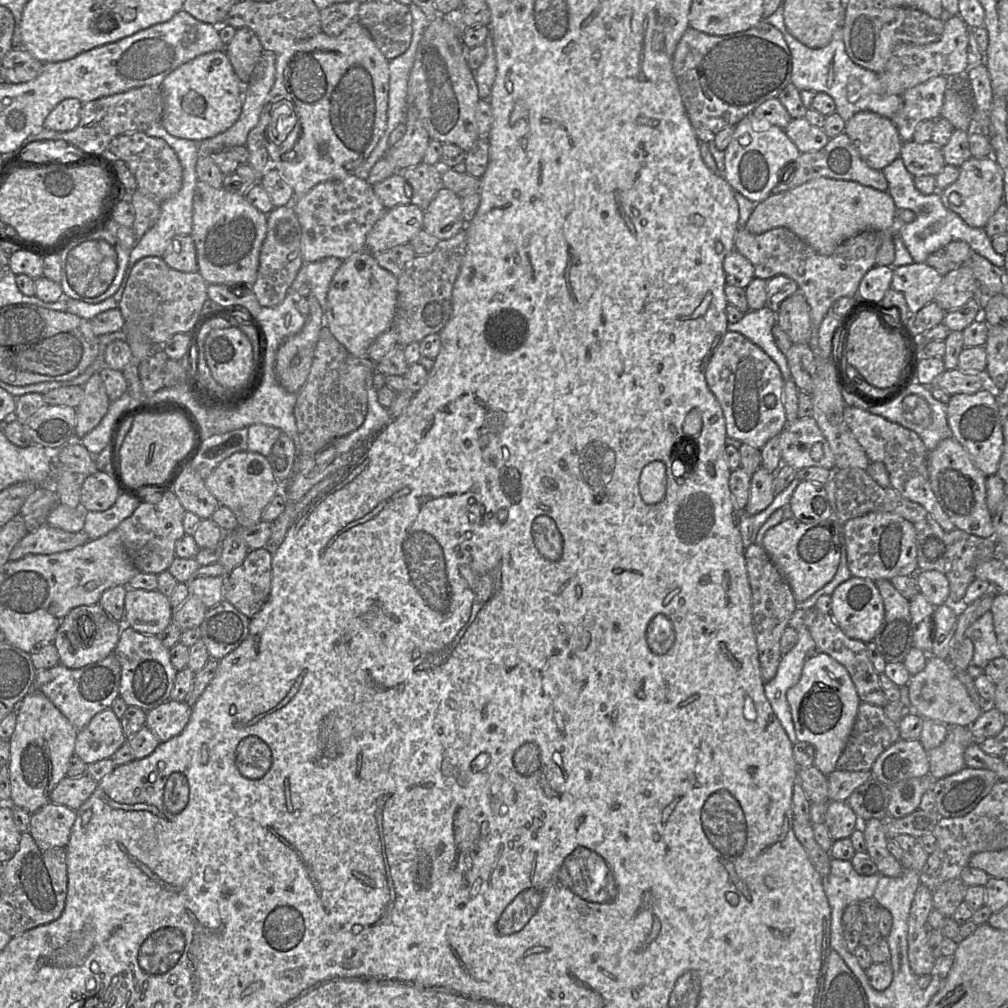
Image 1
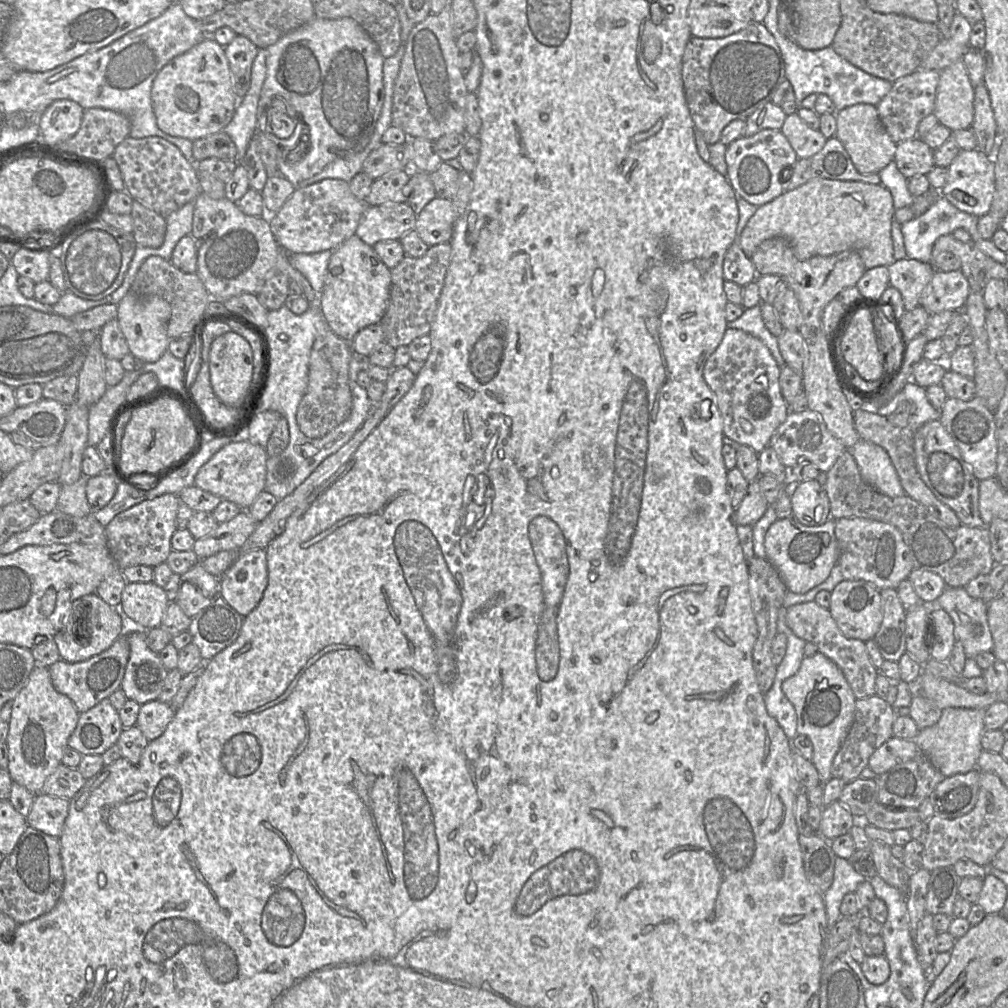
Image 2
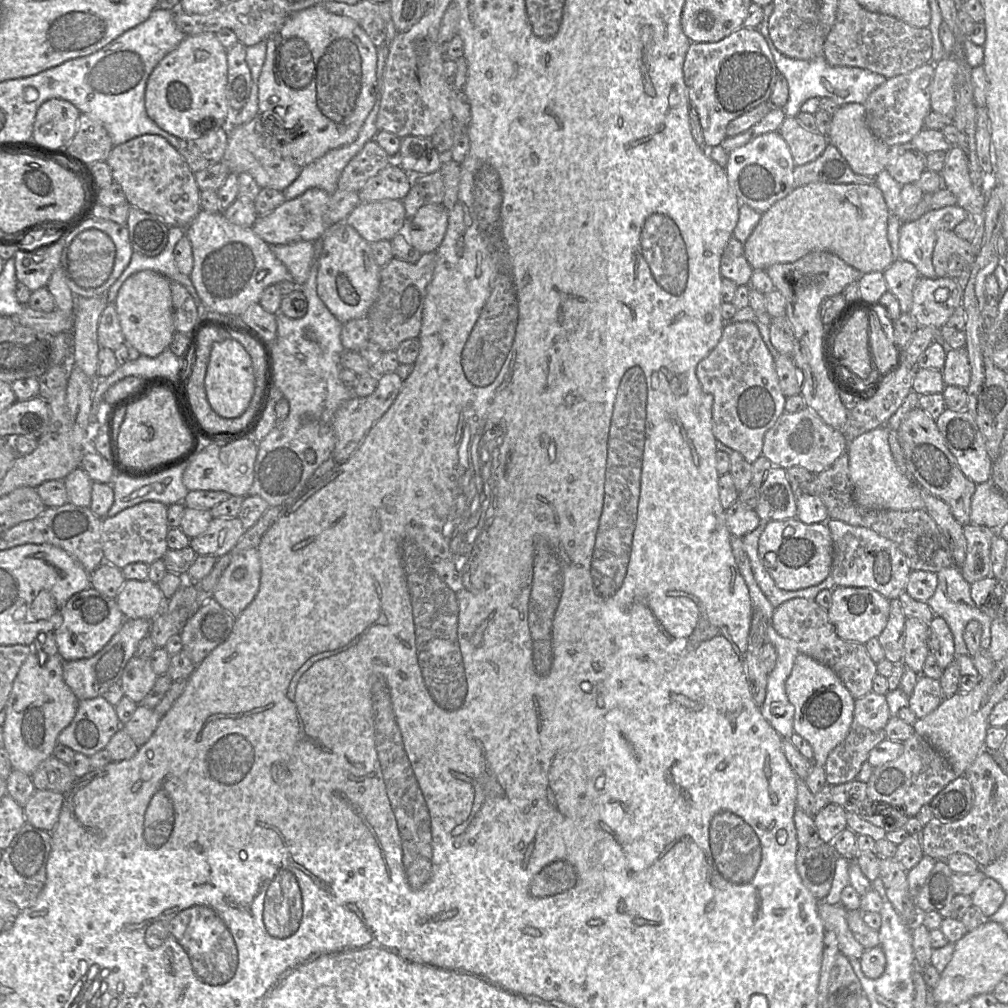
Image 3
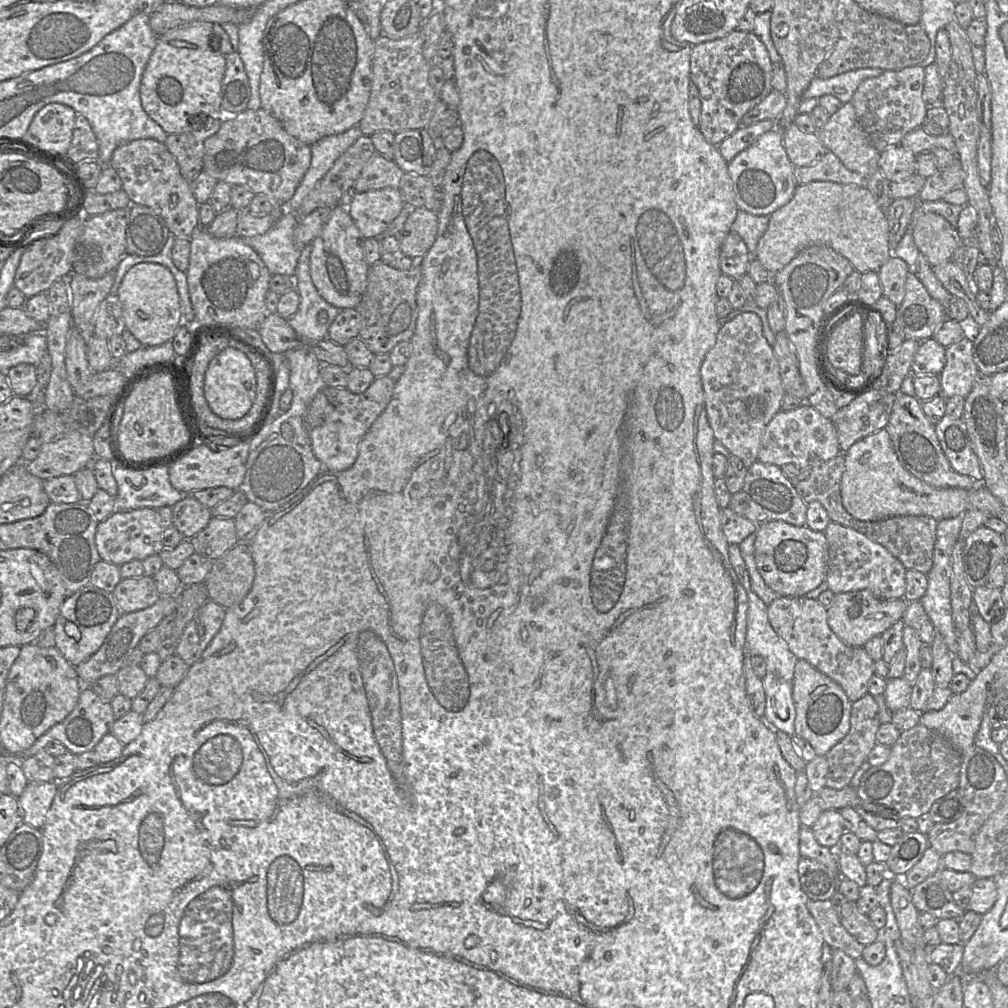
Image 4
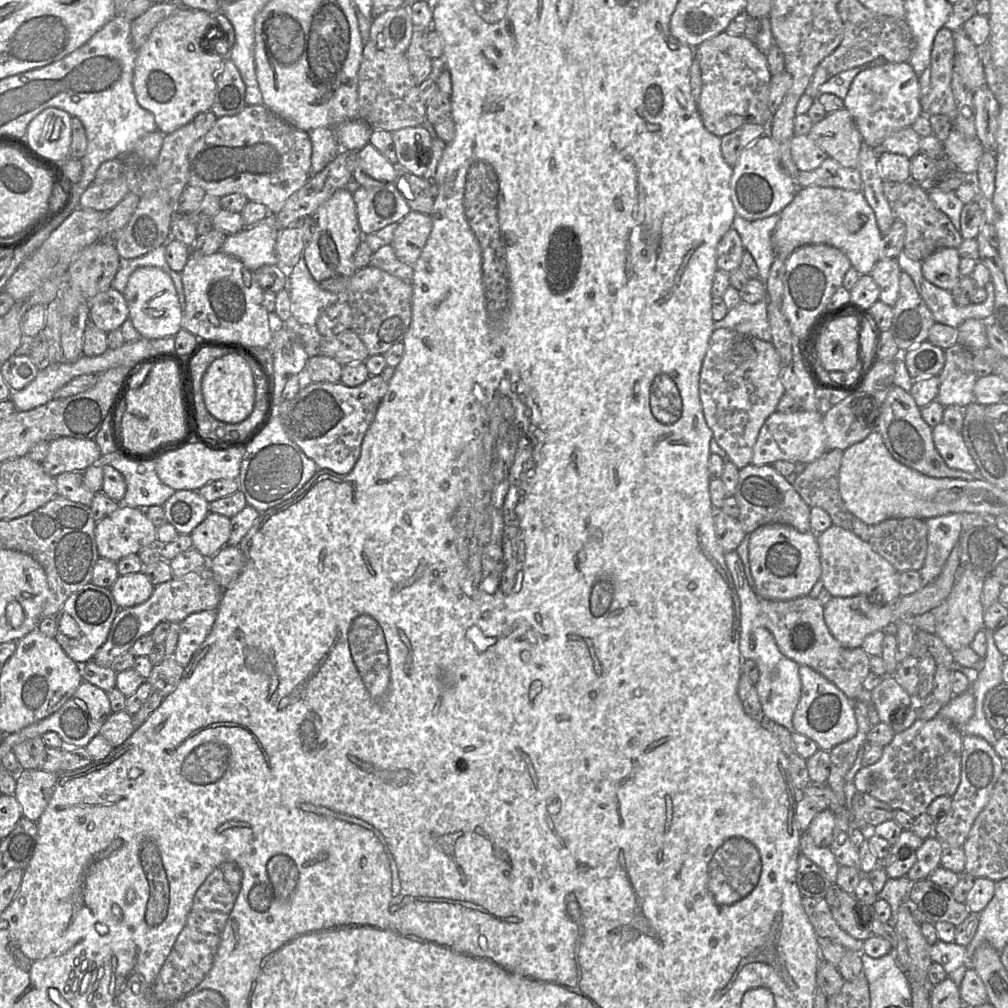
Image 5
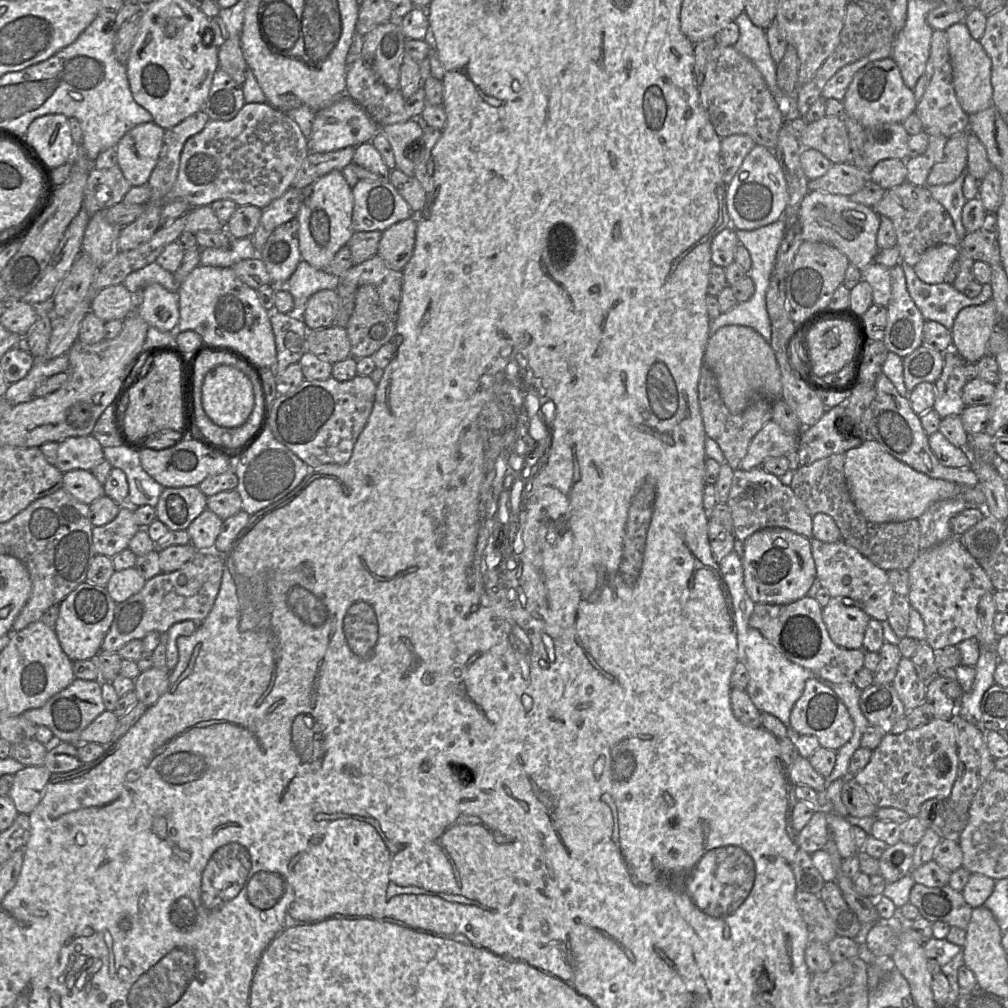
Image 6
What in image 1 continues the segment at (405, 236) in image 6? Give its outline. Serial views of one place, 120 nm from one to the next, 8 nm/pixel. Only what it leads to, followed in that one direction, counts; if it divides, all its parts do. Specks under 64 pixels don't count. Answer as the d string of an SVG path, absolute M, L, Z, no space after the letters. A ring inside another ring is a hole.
M442 187L424 210L423 229L438 240L445 240L464 229L465 224L461 198Z

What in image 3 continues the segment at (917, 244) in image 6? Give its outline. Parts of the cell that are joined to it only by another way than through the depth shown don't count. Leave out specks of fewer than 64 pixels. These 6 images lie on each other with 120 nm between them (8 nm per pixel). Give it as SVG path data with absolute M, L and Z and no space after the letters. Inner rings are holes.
M954 230L938 231L932 253L932 264L937 277L947 275L948 260L952 254L960 255L971 270L977 252L974 251L970 241L958 237Z

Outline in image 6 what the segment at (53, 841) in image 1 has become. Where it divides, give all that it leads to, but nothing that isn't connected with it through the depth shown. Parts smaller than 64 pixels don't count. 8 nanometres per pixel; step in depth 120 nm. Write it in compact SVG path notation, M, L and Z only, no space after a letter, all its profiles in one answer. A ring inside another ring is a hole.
M43 765L25 766L13 775L9 797L21 814L29 815L40 803L51 772Z

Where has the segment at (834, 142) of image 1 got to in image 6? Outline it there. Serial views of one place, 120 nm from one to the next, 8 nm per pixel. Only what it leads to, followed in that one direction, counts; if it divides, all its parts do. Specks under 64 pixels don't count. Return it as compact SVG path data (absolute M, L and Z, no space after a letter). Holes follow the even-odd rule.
M851 161L832 164L823 176L808 181L809 191L823 191L850 196L861 190L870 180Z

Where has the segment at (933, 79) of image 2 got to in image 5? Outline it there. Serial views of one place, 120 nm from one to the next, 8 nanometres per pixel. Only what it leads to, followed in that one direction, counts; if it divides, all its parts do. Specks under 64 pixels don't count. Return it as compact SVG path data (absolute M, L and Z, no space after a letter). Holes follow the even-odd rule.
M887 62L883 66L866 69L854 78L843 103L844 108L851 114L864 143L874 150L880 150L886 138L904 127L910 127L922 114L919 76L908 62Z

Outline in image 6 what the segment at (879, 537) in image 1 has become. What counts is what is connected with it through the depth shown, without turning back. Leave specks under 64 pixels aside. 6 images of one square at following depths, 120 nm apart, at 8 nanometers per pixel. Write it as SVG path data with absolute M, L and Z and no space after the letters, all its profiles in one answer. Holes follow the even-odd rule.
M811 539L812 556L816 566L816 578L828 590L831 597L844 597L846 606L856 606L871 618L888 620L895 592L889 582L887 572L863 556L857 549L843 540L825 543Z

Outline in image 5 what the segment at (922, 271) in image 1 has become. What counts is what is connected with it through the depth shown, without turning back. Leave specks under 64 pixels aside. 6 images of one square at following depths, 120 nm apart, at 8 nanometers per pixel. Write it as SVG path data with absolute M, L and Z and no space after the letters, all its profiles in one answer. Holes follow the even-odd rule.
M880 258L870 273L879 288L879 300L891 307L898 299L901 272L896 259Z

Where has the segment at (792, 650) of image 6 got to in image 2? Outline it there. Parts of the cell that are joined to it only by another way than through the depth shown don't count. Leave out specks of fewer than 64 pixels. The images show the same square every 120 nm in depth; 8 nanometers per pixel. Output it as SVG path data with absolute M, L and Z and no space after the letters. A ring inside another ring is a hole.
M815 601L792 605L786 611L786 624L797 637L814 643L818 652L824 654L840 668L856 699L876 694L878 669L871 662L865 642L844 636L828 608L820 606Z

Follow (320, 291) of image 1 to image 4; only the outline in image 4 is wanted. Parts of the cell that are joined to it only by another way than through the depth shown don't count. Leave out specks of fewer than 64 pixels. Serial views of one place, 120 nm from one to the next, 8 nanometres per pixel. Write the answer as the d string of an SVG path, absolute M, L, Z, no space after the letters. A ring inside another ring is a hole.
M281 210L281 216L264 234L243 238L272 274L293 277L302 248L294 240L298 224L296 211Z

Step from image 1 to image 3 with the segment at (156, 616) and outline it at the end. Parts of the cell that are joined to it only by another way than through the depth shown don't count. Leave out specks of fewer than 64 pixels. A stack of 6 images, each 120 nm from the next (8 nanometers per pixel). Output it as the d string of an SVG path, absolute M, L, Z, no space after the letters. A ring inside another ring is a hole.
M149 579L125 580L115 599L125 618L134 620L153 620L166 603L158 584Z

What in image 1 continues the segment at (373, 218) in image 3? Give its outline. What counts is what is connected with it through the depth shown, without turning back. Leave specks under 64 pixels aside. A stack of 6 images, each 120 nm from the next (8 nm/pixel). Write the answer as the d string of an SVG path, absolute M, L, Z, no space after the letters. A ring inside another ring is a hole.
M414 203L388 208L366 236L365 248L373 255L410 243L423 229L424 210Z

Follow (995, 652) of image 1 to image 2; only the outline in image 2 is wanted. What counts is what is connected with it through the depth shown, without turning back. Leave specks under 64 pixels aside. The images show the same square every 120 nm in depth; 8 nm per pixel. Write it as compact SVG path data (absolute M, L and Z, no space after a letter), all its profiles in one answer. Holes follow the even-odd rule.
M946 587L941 595L935 601L936 607L946 611L954 624L955 641L962 644L967 658L974 658L981 652L992 652L993 639L988 625L987 604L982 599L976 599L969 596L963 587ZM980 625L982 633L974 636L974 626Z

